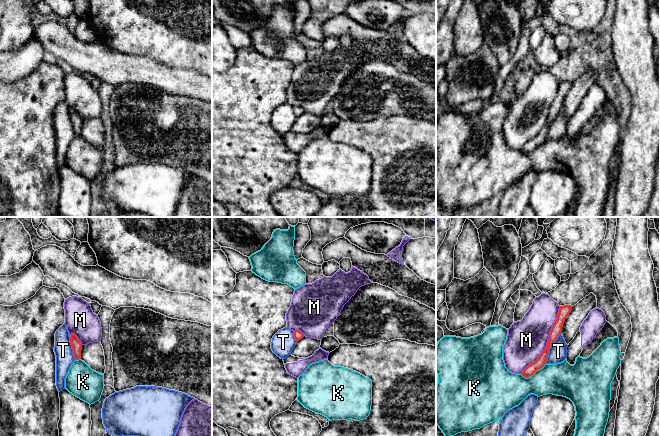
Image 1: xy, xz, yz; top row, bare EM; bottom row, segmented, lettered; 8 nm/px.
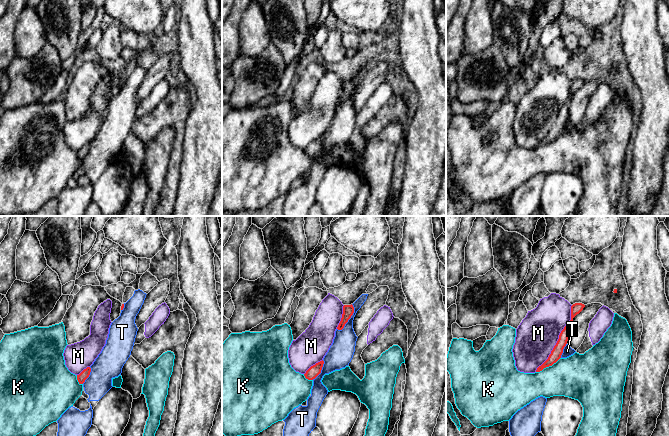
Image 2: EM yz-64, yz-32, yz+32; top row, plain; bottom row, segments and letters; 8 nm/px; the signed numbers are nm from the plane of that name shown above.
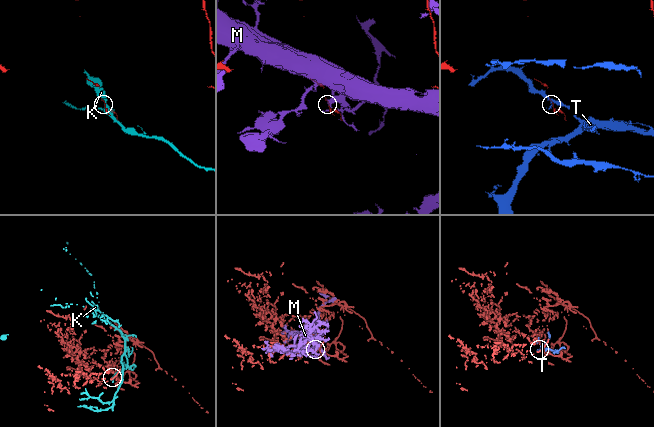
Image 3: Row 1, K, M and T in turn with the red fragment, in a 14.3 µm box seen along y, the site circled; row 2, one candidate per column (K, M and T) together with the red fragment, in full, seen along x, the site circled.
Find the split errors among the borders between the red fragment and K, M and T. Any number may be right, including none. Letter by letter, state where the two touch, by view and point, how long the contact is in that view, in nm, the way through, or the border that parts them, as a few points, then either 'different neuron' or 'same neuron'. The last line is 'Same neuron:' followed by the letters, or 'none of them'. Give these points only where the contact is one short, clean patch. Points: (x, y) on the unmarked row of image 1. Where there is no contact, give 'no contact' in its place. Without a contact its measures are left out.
K: contact yz (533, 149); length 240 nm; different neuron
M: contact yz (548, 117); length 650 nm; different neuron
T: contact yz (549, 124); length 280 nm; different neuron
Same neuron: none of them

